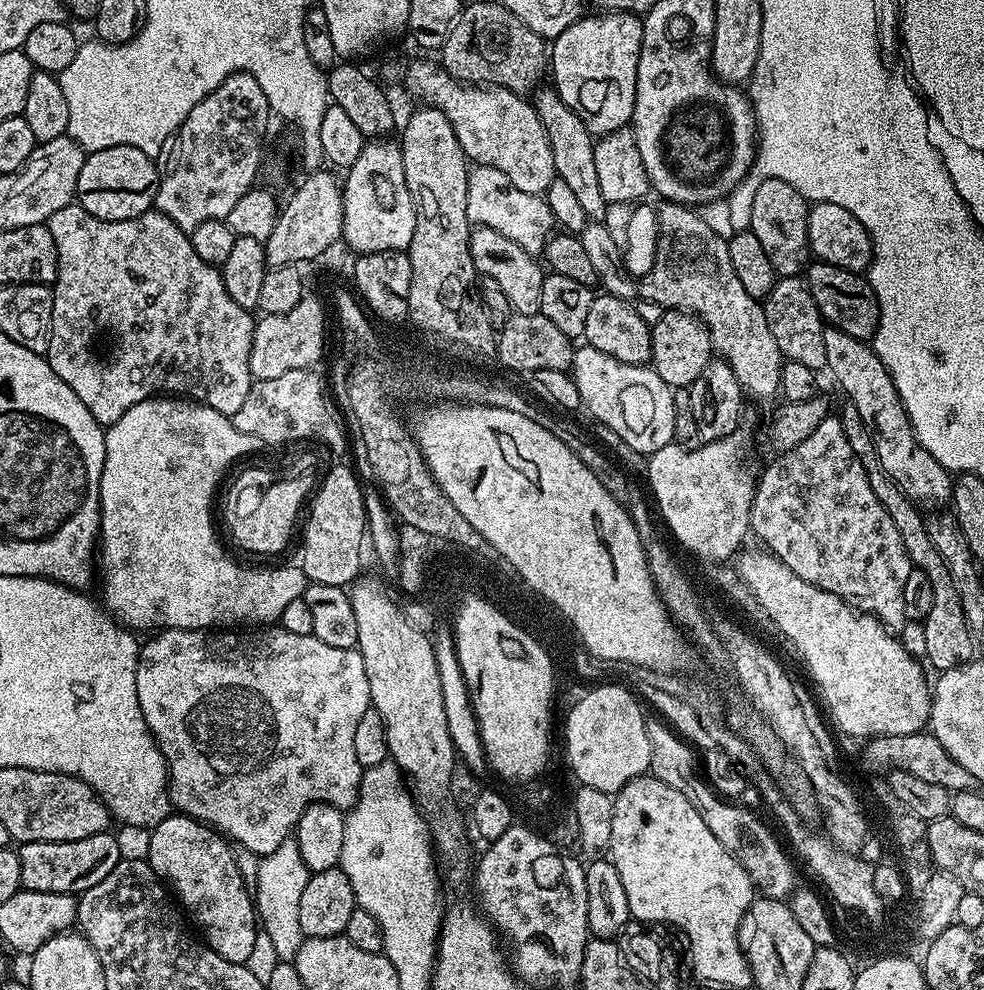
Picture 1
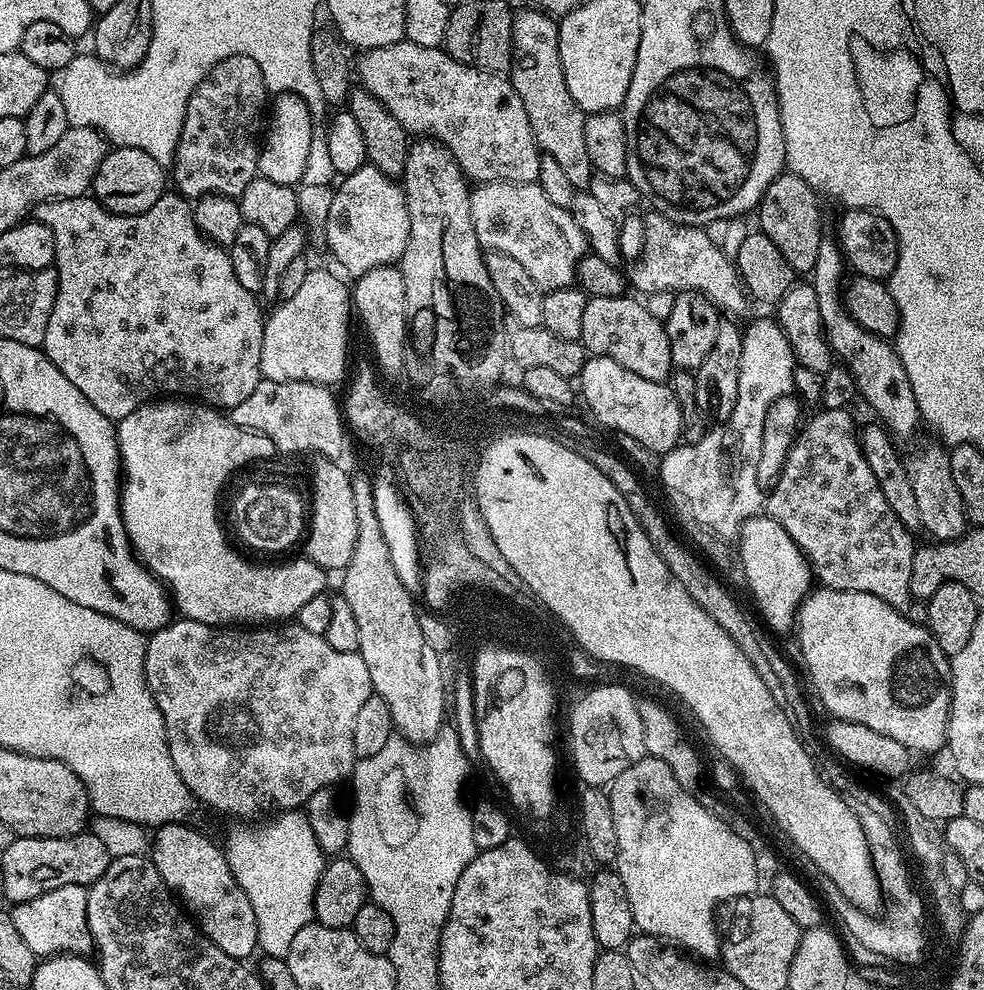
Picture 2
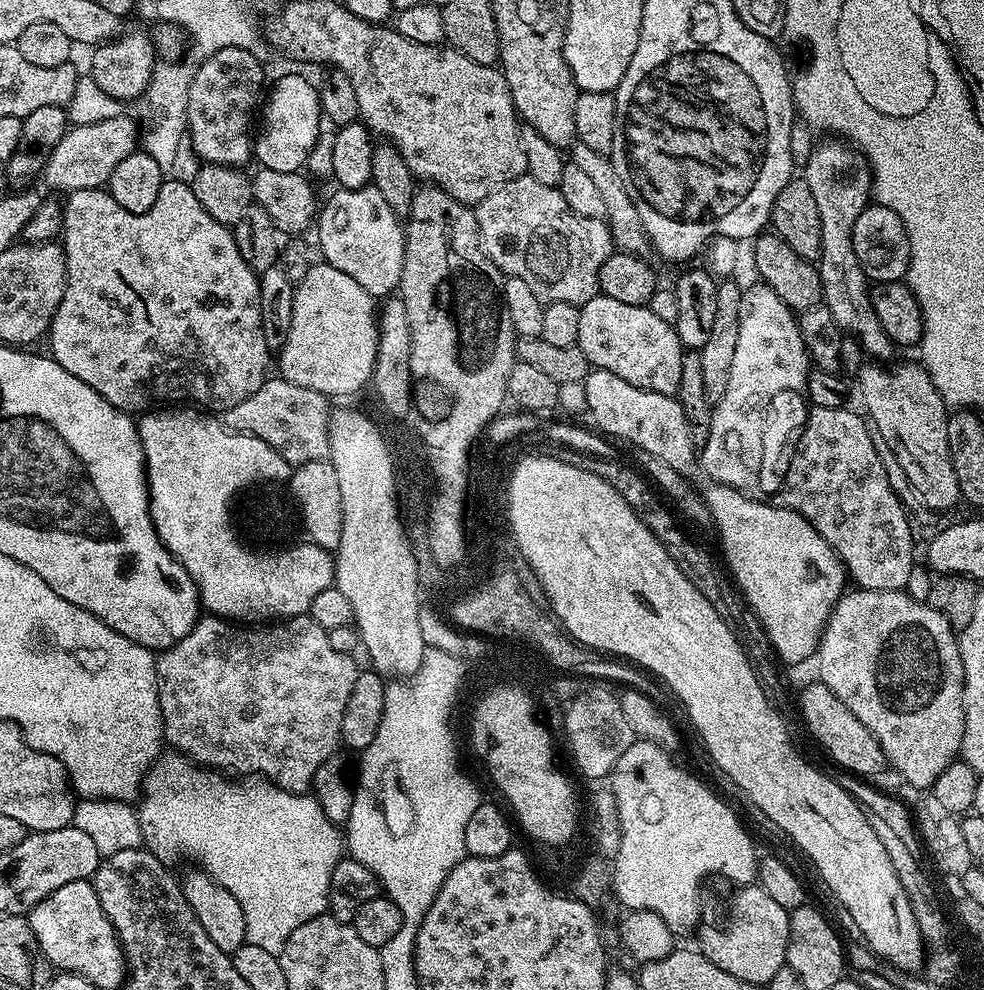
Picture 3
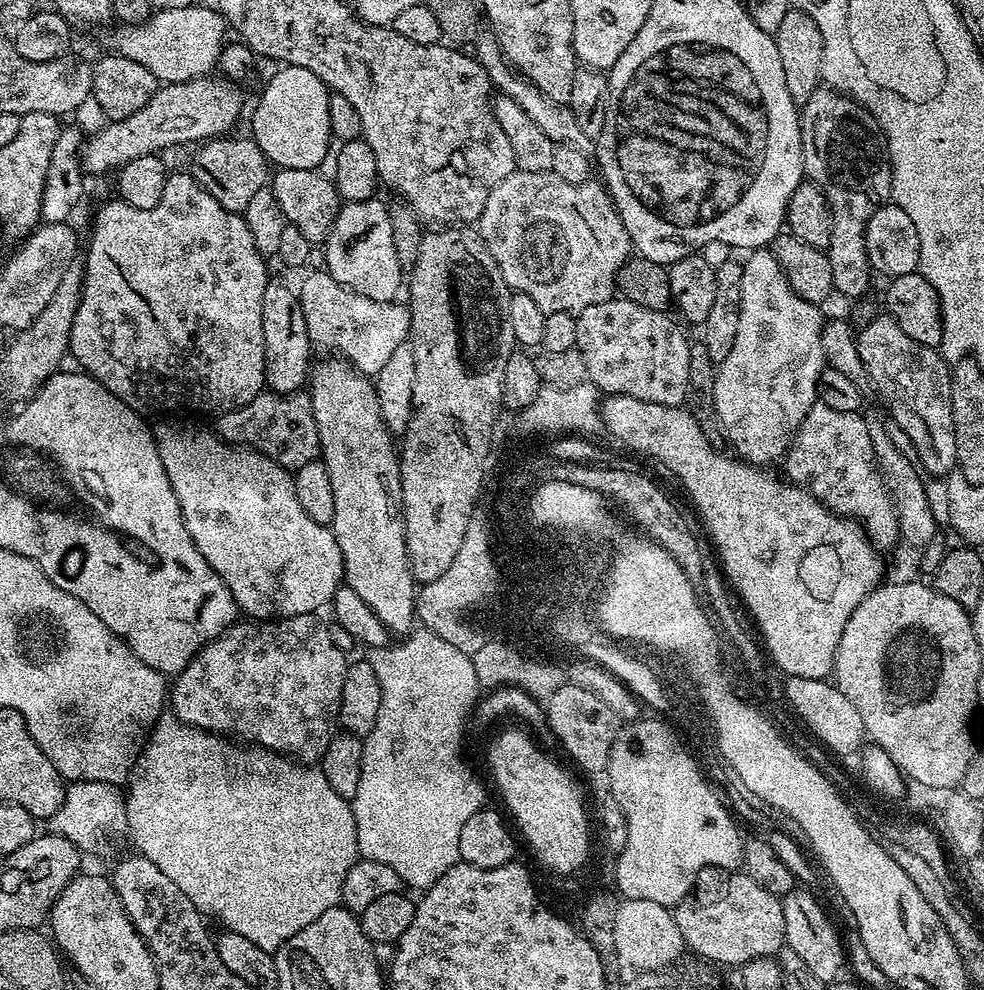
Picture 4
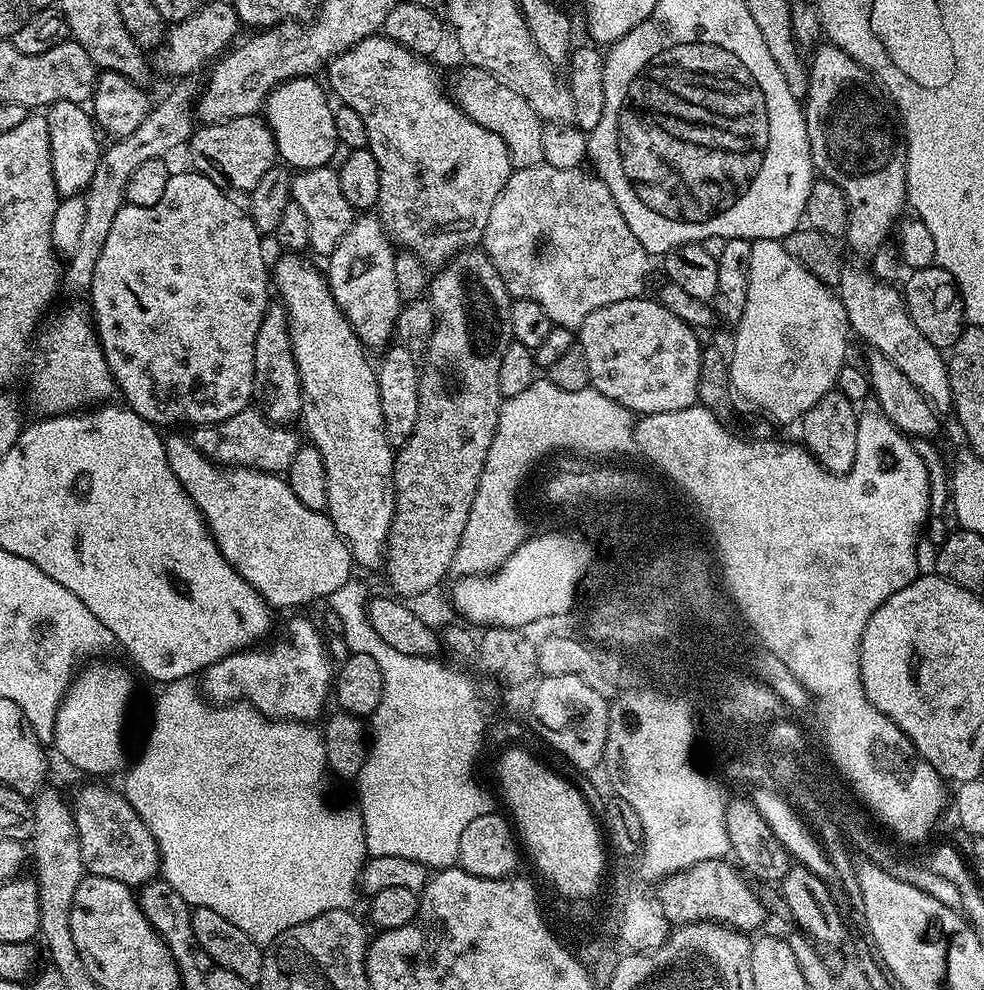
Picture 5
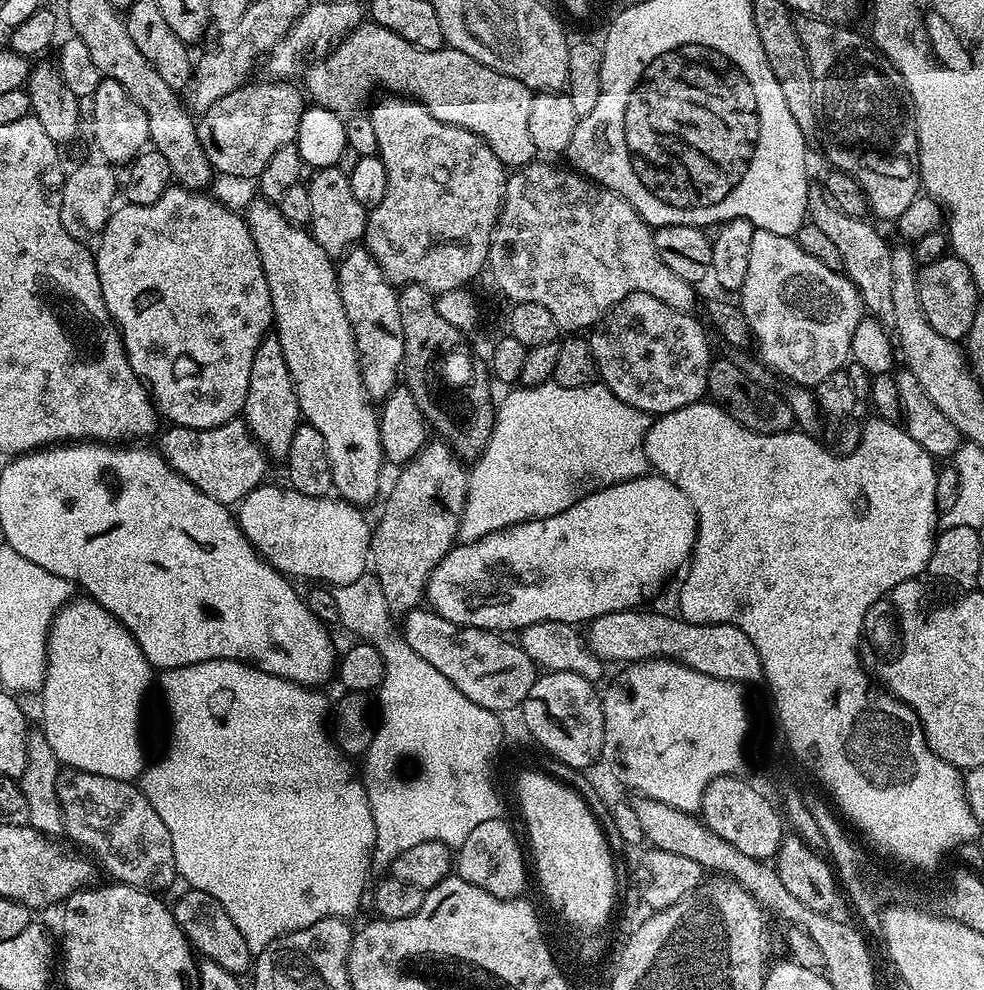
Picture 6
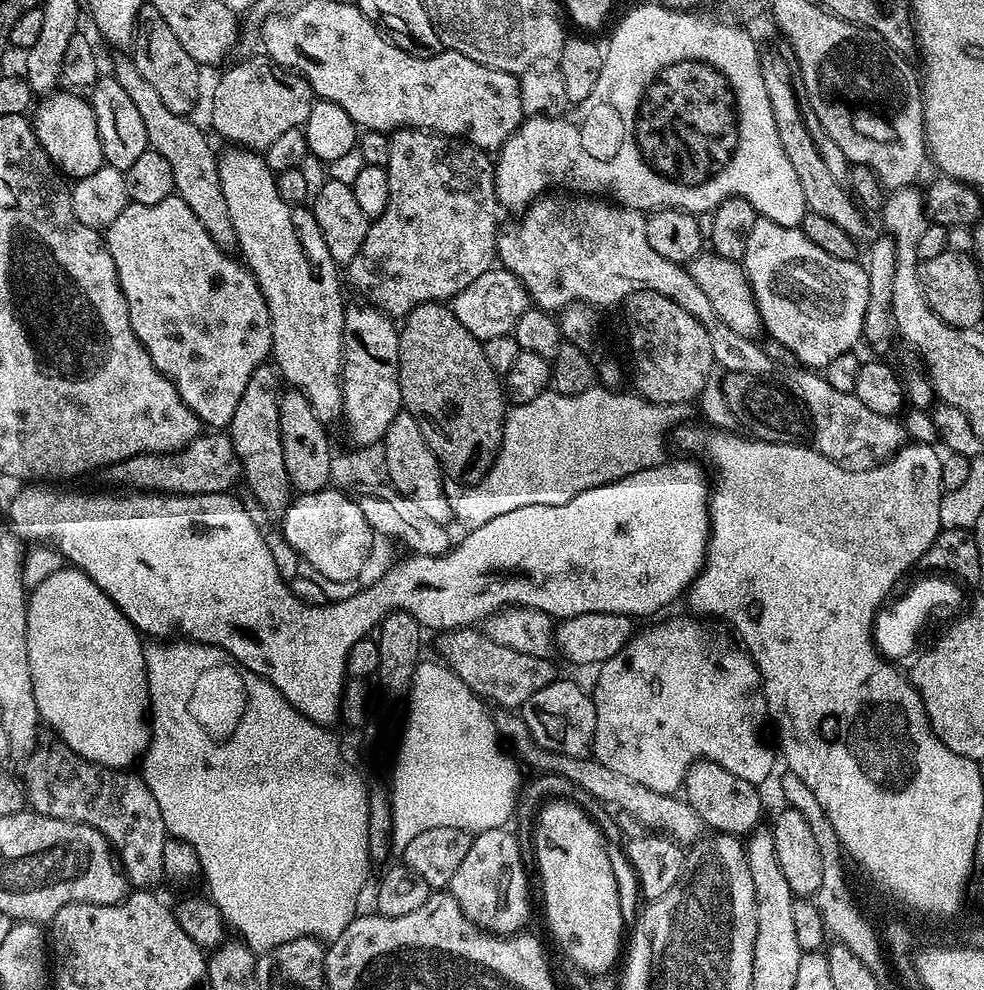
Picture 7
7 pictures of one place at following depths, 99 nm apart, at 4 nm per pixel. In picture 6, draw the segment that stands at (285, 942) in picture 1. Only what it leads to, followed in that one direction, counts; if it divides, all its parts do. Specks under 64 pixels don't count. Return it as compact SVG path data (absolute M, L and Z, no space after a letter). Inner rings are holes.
M207 660L170 668L159 673L158 688L159 684L164 691L164 704L168 707L168 745L153 764L151 761L145 767L138 786L146 794L150 806L158 810L158 818L162 818L166 830L170 830L179 879L185 880L188 888L202 890L218 901L222 910L230 914L234 926L238 926L242 938L246 938L246 946L250 946L254 954L287 932L302 930L322 918L352 918L360 908L360 899L368 884L368 868L373 867L372 851L376 835L364 781L360 778L352 780L349 757L337 748L330 735L330 700L328 704L320 690L309 690L290 680L271 676L269 672L253 668L251 664L242 664L239 660Z

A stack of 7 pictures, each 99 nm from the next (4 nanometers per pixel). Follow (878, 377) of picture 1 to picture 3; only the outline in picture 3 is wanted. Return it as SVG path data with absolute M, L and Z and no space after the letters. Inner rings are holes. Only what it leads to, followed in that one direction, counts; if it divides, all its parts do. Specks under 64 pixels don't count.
M843 139L824 140L808 156L804 164L802 178L810 186L814 194L814 202L818 206L818 218L822 218L822 250L818 267L822 278L822 301L825 308L834 314L834 322L840 327L841 333L855 338L864 351L865 357L880 358L876 356L888 356L894 351L894 345L886 330L882 330L882 322L878 322L878 314L872 309L872 297L870 295L870 281L868 275L862 270L858 262L858 254L854 254L854 222L858 222L858 214L868 207L872 190L872 169L868 167L868 159L864 153L855 147L849 146Z

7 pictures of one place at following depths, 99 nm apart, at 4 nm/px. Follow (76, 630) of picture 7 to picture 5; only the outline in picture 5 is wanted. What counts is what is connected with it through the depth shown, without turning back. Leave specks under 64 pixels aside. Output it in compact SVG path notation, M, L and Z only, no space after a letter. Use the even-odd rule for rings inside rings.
M100 662L85 663L68 685L56 711L51 743L57 754L78 771L89 772L92 778L104 778L100 776L119 773L125 767L124 715L132 700L132 676L120 664L96 663Z

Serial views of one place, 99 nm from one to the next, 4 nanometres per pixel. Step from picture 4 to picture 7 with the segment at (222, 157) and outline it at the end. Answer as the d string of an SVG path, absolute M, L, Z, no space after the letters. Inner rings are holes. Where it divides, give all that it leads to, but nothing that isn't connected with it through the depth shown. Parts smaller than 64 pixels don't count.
M267 55L252 56L233 68L225 67L220 81L212 88L212 128L211 131L221 136L224 140L233 140L233 145L244 150L263 150L274 142L286 130L301 127L310 118L310 110L314 103L314 93L304 77L298 72L292 72L282 65L269 60Z

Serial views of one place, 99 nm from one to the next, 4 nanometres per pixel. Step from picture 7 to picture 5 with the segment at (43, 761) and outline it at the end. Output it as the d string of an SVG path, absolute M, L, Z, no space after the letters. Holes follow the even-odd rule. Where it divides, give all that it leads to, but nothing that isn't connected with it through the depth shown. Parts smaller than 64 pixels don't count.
M100 782L88 783L92 784L86 785L70 804L85 873L114 878L114 882L122 882L133 890L157 879L161 875L160 851L154 834L150 834L146 824L138 818L123 791L103 788Z

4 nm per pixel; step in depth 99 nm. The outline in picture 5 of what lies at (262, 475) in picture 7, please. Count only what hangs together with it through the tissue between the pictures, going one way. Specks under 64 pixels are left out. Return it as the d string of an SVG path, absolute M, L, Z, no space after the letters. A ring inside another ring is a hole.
M269 303L258 326L258 338L254 338L254 390L255 407L267 420L276 424L292 426L301 419L302 386L298 378L298 366L294 362L294 350L290 342L288 315L283 304Z

